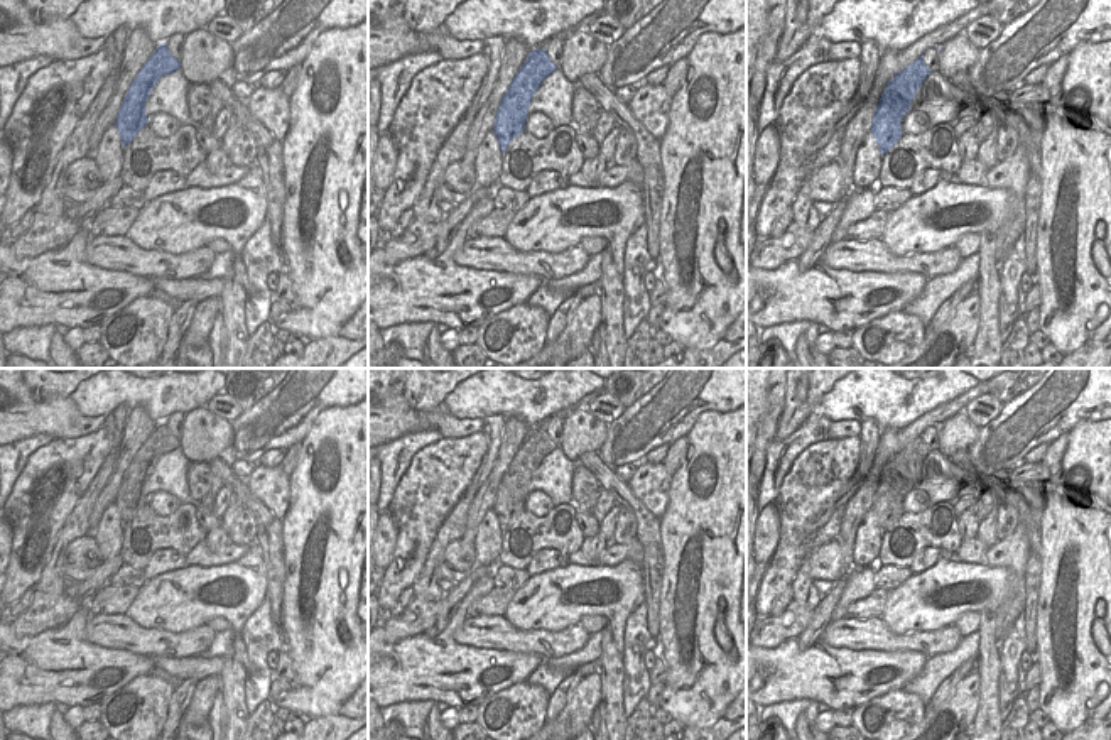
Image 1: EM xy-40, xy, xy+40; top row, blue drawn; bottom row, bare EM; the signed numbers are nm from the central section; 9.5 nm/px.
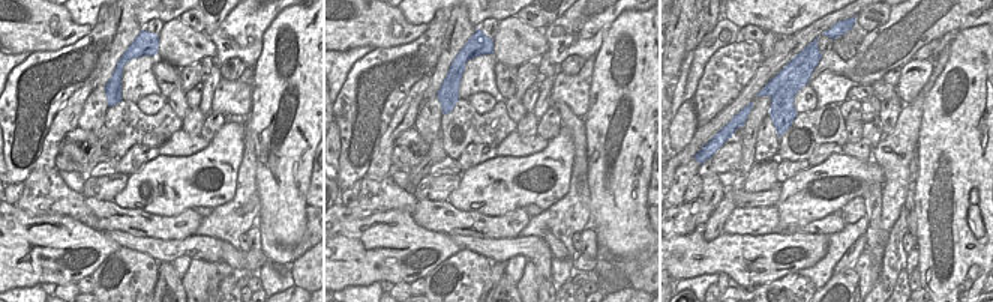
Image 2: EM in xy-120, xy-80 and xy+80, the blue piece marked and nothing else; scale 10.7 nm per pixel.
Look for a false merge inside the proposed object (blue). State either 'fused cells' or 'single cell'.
fused cells

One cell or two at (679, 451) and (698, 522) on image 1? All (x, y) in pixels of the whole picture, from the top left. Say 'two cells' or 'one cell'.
two cells

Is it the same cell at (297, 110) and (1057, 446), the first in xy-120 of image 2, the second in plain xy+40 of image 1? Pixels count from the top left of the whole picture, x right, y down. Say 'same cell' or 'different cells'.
different cells

